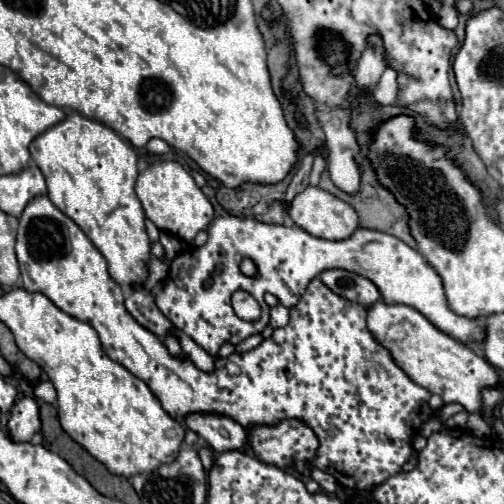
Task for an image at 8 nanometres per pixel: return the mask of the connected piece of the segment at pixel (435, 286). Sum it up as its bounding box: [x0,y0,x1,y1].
[158,215,484,357]

